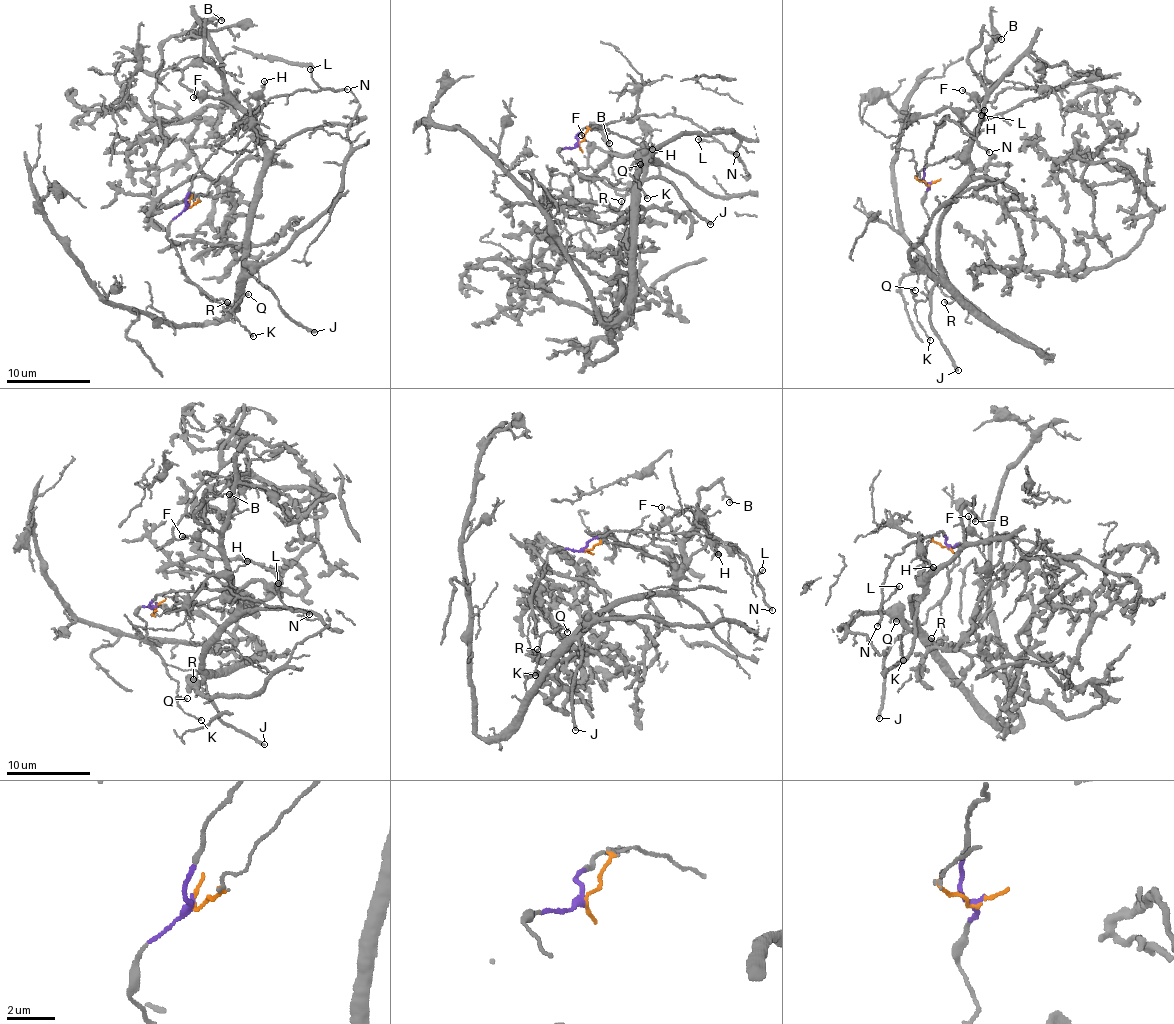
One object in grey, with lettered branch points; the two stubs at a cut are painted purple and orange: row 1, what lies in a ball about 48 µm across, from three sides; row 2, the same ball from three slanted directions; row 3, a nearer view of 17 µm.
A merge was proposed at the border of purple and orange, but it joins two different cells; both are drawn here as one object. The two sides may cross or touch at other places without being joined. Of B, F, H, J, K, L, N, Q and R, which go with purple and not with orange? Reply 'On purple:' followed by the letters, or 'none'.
On purple: K, L, N, Q, R

